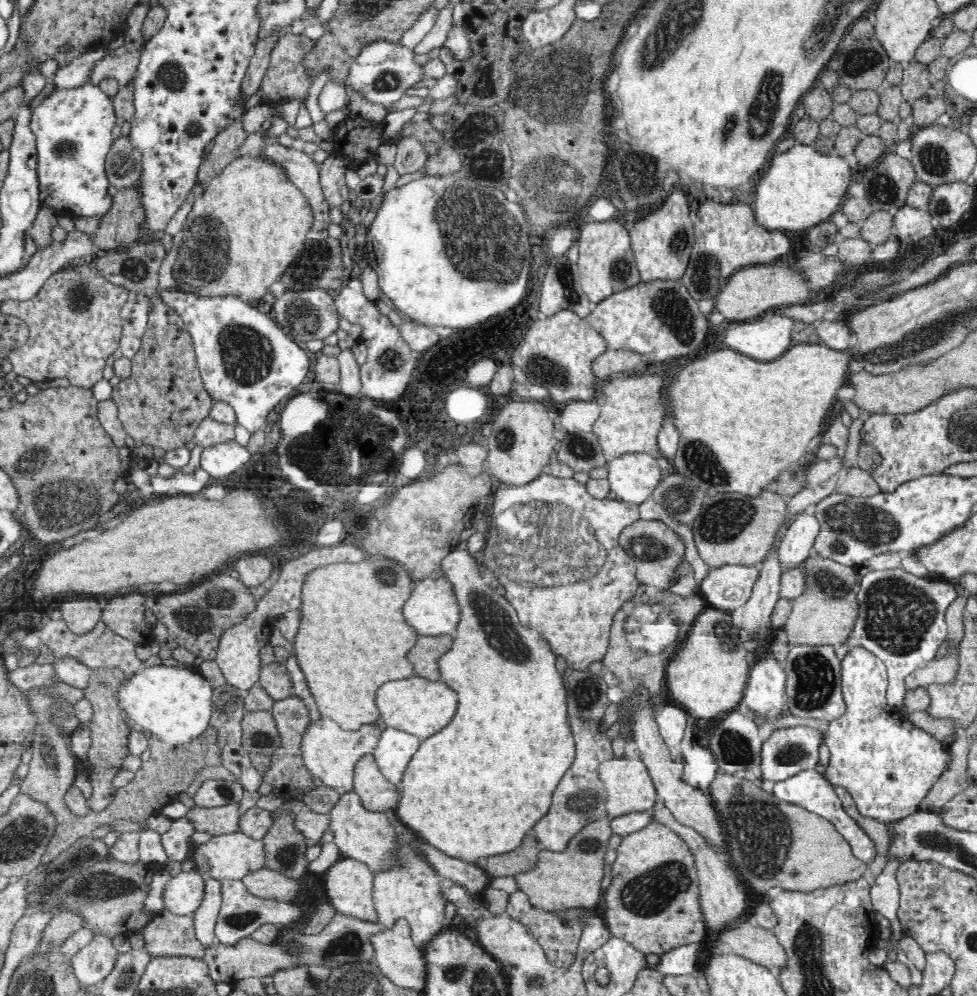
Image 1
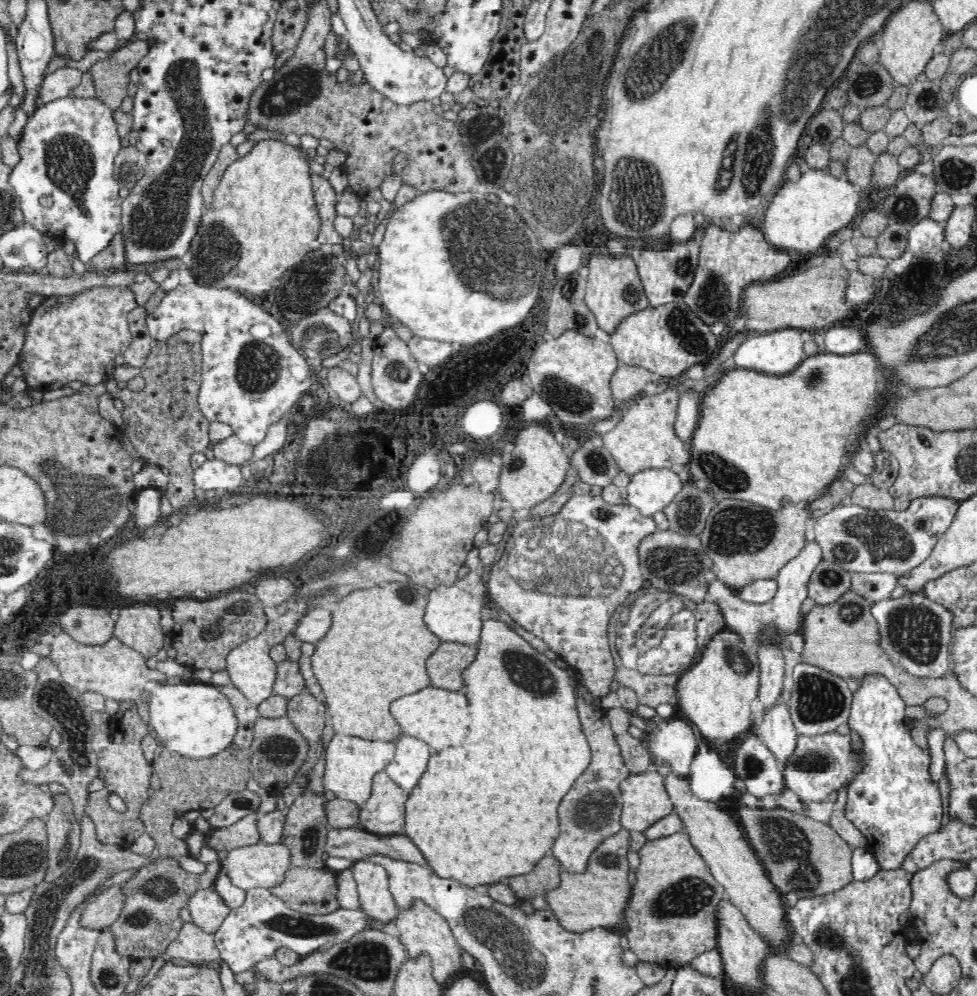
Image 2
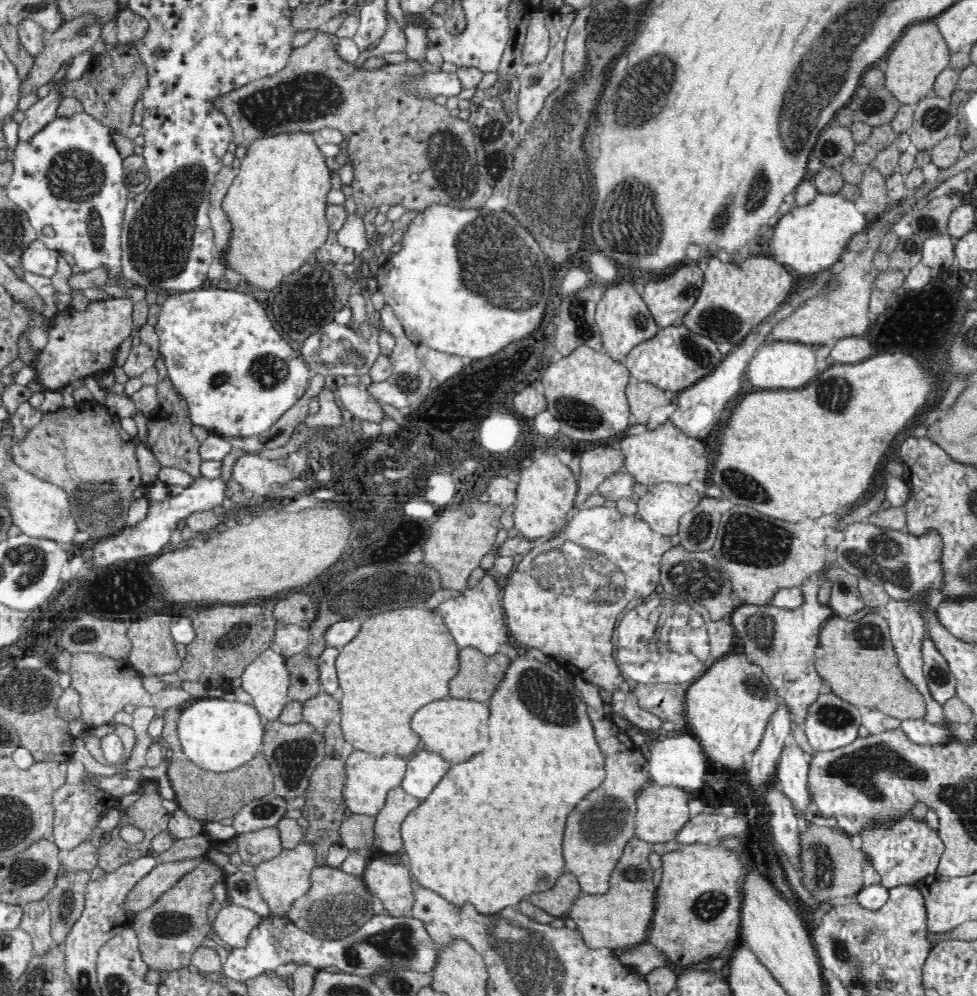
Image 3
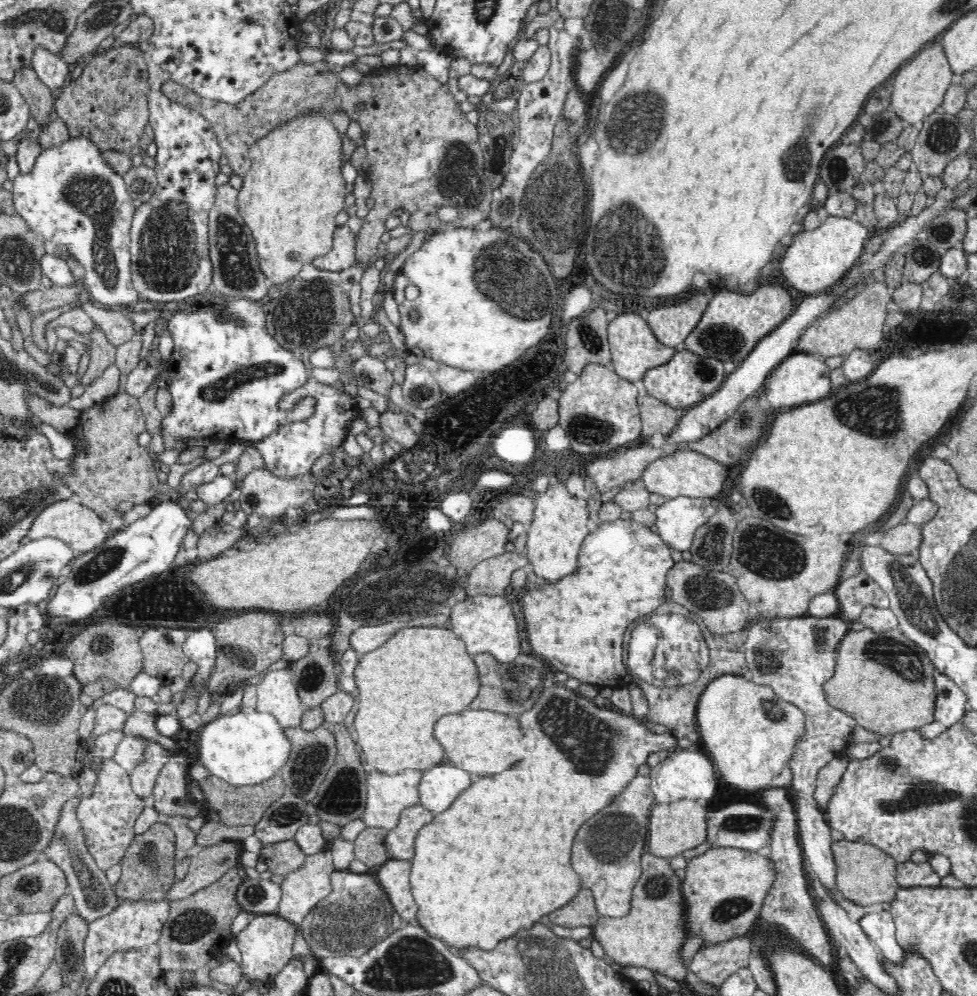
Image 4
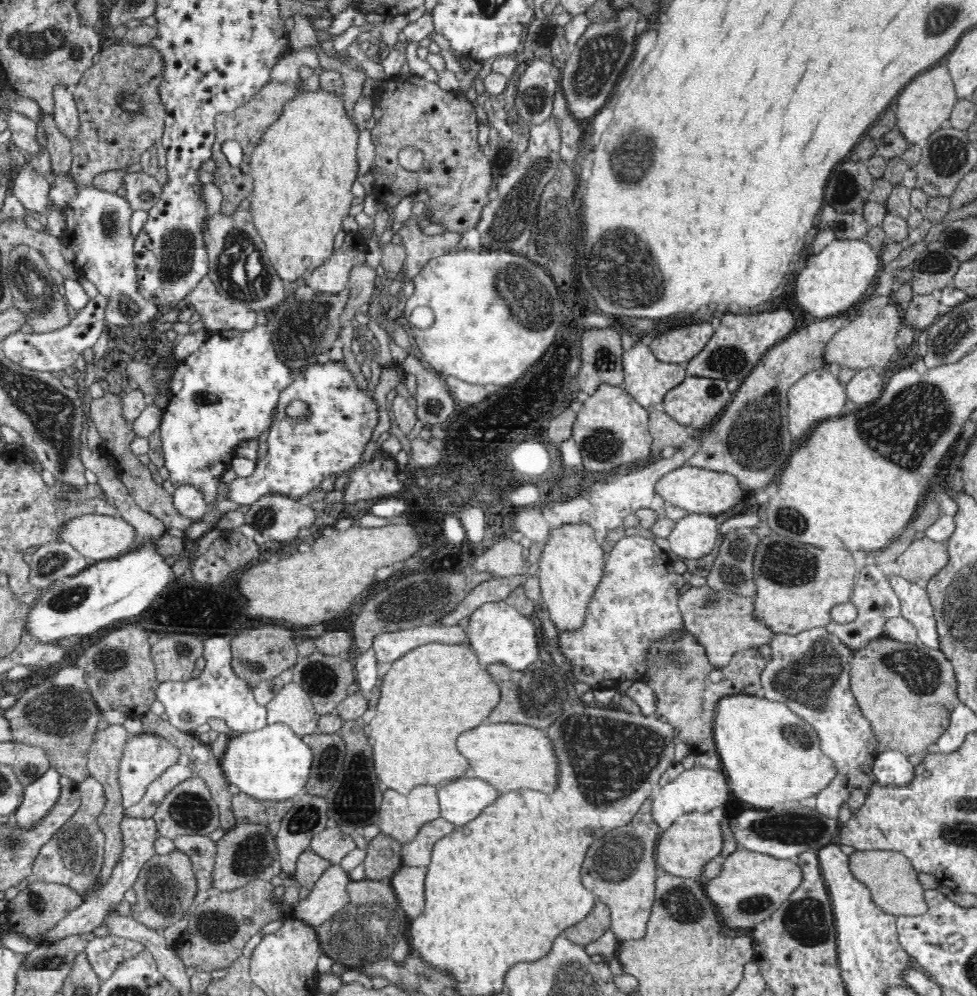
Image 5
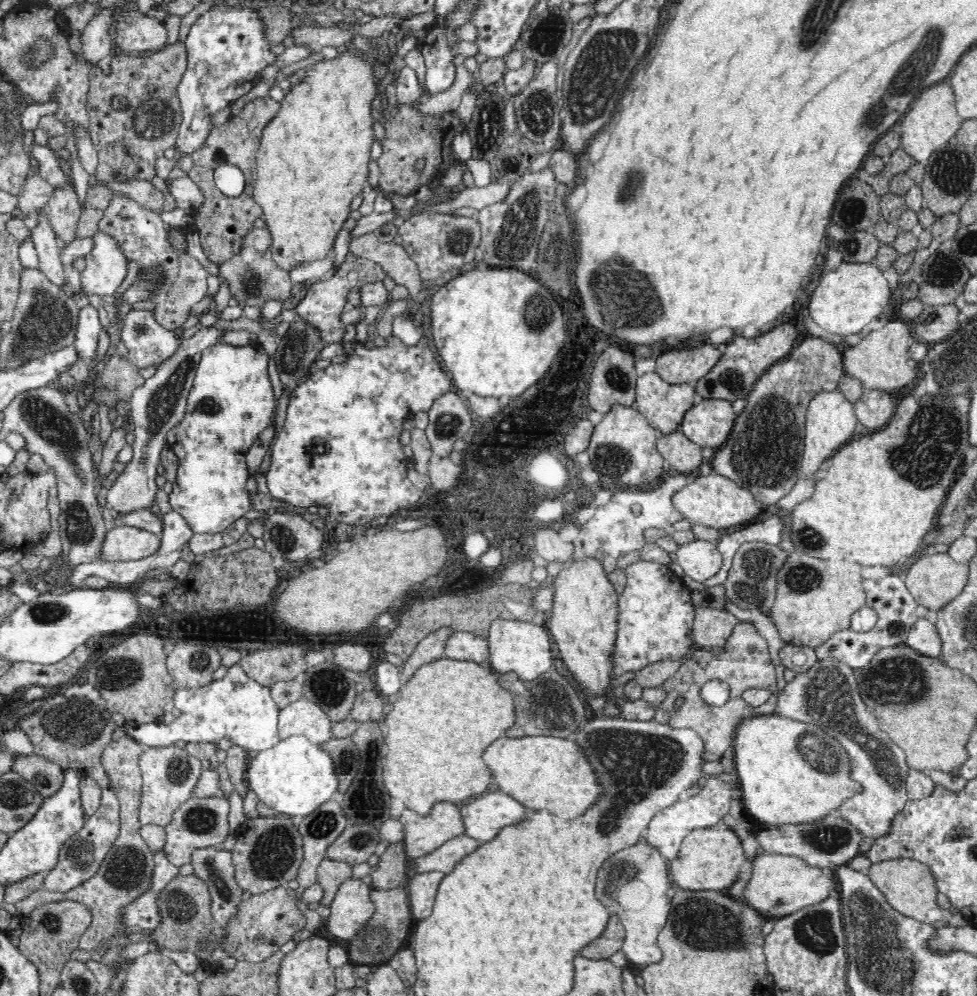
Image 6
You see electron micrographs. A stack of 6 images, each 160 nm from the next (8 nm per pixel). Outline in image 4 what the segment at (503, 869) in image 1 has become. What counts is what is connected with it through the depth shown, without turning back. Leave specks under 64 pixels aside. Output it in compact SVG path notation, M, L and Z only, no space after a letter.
M581 887L568 904L550 912L546 920L564 928L578 928L578 926L594 926L598 914L592 892L588 888Z

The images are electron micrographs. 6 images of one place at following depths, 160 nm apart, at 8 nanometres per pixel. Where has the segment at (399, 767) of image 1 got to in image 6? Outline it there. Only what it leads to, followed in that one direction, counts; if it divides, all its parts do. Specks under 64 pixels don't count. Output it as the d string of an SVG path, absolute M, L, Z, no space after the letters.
M494 789L472 796L457 806L466 834L479 842L491 840L503 825L518 824L528 811L511 796Z

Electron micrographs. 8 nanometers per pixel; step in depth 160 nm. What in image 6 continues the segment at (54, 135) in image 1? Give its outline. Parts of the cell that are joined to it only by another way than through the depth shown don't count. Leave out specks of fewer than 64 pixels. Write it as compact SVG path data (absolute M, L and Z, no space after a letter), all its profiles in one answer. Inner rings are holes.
M94 234L94 250L86 256L86 268L80 272L80 287L88 295L114 297L128 273L128 261L118 249L114 237ZM134 309L123 311L123 331L116 333L128 348L128 360L138 369L153 366L158 369L169 357L172 357L181 341L175 331L160 326L152 311Z

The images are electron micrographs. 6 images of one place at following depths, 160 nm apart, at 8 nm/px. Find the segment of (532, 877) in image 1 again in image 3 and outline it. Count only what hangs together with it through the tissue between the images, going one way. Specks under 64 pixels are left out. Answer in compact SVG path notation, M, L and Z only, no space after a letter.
M636 836L630 838L612 874L607 892L589 894L581 892L571 901L568 916L574 920L582 939L590 948L628 949L646 942L647 925L654 916L654 869L648 858L653 846Z

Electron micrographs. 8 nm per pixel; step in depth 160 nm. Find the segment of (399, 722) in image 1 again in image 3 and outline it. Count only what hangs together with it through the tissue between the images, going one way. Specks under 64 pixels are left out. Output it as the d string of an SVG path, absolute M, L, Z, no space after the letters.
M449 696L443 700L424 704L423 708L419 709L414 717L411 717L411 728L426 744L426 748L438 752L446 762L458 764L458 760L466 760L476 752L485 752L487 741L495 740L488 737L486 729L482 728L482 722L490 720L490 716L491 713L486 703Z

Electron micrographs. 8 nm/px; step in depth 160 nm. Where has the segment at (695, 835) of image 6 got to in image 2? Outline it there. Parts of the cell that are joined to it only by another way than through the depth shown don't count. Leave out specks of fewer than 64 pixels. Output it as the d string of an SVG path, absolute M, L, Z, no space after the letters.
M652 767L641 774L631 774L619 782L621 792L620 809L617 817L627 831L644 832L654 822L674 813L666 787L665 778L660 770Z

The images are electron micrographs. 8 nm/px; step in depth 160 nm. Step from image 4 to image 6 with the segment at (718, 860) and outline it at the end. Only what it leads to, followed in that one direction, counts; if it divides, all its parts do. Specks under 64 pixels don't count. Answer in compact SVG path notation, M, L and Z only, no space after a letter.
M760 852L752 859L752 882L744 890L746 906L754 908L758 914L770 919L788 916L804 906L818 904L833 892L839 892L834 874L826 874L822 868L810 866L798 857L770 855Z

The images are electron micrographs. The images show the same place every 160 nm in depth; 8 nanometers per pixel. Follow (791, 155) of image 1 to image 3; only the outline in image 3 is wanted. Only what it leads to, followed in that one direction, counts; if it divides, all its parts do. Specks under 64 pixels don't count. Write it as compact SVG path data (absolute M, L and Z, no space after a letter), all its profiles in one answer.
M818 194L812 206L808 208L794 208L786 214L774 230L772 238L771 256L780 265L786 265L798 274L814 277L822 270L830 269L841 260L848 242L856 235L865 232L870 218L860 213L852 201L838 194Z

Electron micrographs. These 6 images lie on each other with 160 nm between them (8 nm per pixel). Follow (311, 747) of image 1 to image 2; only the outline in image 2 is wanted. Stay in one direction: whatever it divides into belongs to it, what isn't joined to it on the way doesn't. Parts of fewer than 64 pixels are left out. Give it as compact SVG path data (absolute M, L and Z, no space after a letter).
M336 734L328 744L326 752L326 774L324 774L325 791L334 793L337 798L350 800L359 807L371 795L371 786L374 776L387 768L386 762L395 756L395 744L389 741L376 739L363 740L360 737Z

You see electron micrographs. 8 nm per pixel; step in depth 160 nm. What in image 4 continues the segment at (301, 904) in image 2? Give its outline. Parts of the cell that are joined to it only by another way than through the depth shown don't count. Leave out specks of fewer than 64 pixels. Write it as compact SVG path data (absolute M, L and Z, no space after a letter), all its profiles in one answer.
M335 870L330 876L330 881L332 892L306 914L297 928L316 957L341 956L344 954L340 952L343 940L350 940L350 948L360 946L360 950L362 949L360 953L363 955L392 932L393 905L380 883L367 873L356 874L350 870Z

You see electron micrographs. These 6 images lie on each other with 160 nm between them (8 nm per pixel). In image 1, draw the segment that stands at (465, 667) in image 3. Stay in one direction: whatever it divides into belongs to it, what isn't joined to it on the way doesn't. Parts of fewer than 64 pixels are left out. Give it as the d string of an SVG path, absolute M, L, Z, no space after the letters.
M451 635L419 636L416 644L408 650L408 660L414 667L414 672L428 680L440 680L438 658L450 648Z

